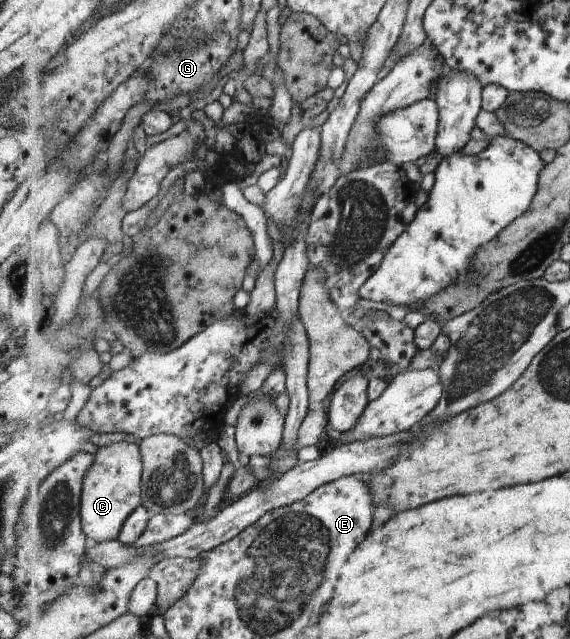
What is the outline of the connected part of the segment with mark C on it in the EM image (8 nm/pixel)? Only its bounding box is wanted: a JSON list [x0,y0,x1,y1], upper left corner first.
[81,439,143,543]

